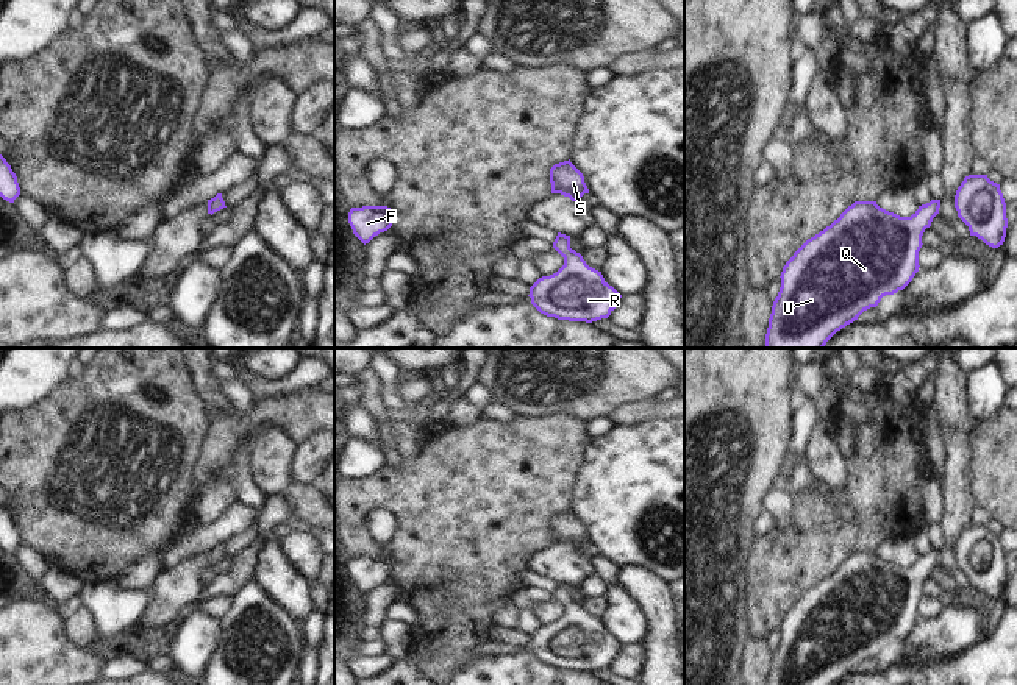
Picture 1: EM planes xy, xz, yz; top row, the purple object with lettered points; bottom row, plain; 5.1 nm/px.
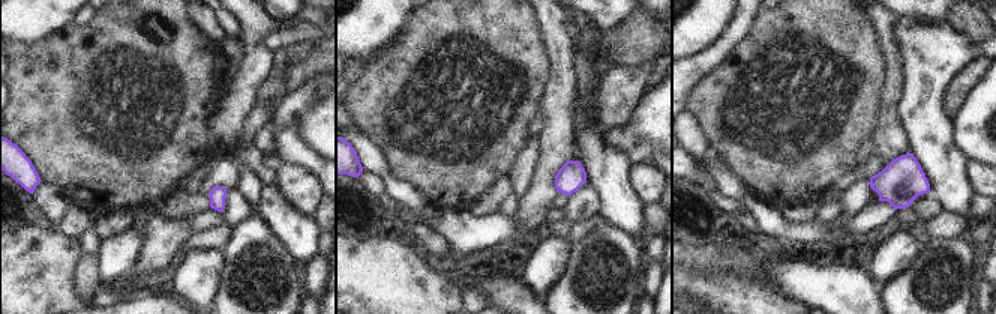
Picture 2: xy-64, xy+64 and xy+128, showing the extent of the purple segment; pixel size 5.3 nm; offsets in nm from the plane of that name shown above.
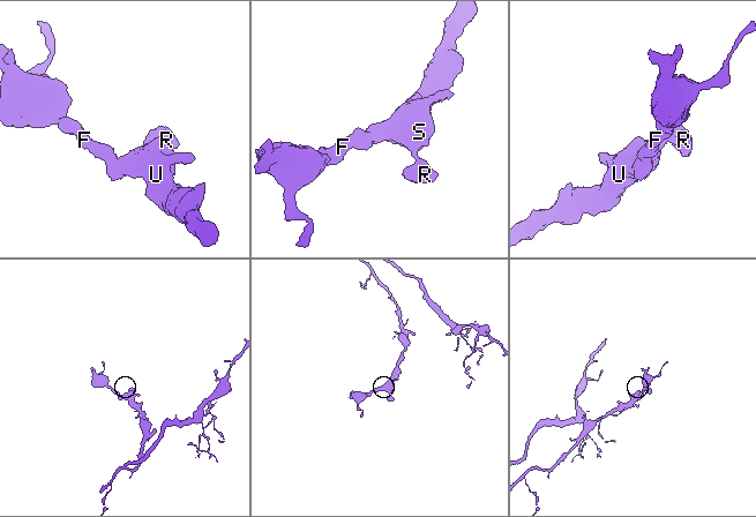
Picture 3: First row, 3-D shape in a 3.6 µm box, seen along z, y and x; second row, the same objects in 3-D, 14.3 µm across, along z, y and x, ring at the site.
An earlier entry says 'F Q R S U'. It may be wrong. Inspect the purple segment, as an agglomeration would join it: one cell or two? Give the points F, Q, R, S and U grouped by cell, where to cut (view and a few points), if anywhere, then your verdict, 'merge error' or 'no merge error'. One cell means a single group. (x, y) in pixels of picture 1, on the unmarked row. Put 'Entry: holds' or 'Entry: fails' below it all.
F Q R S U | no cut | no merge error
Entry: holds

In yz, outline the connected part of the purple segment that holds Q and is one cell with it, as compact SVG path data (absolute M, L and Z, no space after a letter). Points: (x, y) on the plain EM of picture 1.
M931 549L911 566L900 566L876 551L855 551L783 616L765 685L834 685L864 660L876 657L883 646L903 640L919 621L922 585L939 557L940 549Z

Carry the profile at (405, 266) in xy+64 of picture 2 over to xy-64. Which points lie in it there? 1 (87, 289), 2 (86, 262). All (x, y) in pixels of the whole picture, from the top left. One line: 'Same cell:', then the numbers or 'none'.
Same cell: none

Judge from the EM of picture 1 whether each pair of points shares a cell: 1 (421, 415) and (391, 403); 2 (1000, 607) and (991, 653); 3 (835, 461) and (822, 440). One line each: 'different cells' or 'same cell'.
1: same cell
2: different cells
3: same cell

